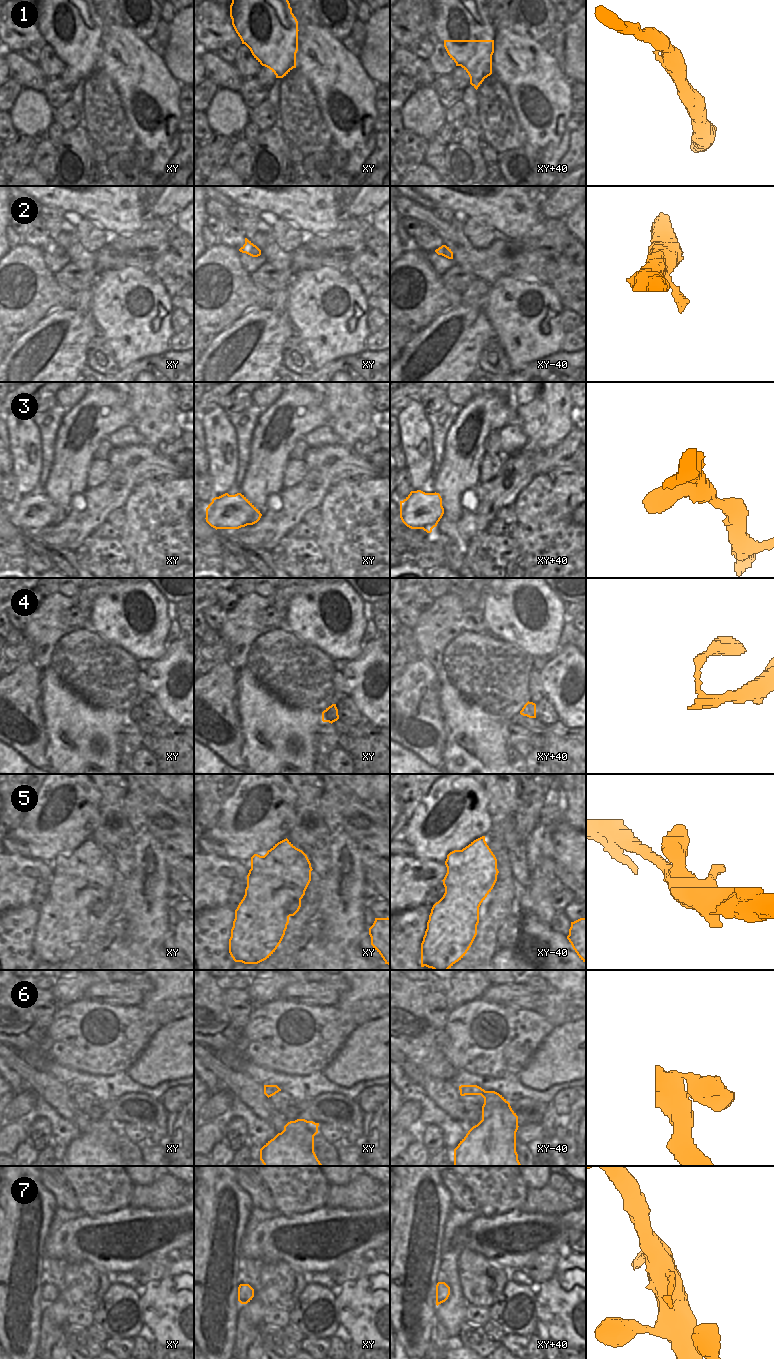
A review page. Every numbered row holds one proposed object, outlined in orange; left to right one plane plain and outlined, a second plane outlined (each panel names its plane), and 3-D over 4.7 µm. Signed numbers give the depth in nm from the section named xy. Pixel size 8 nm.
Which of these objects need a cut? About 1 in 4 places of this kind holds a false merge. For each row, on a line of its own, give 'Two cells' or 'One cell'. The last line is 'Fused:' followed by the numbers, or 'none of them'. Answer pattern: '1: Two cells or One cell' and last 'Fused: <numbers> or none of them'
1: One cell
2: One cell
3: One cell
4: One cell
5: One cell
6: One cell
7: One cell
Fused: none of them.

